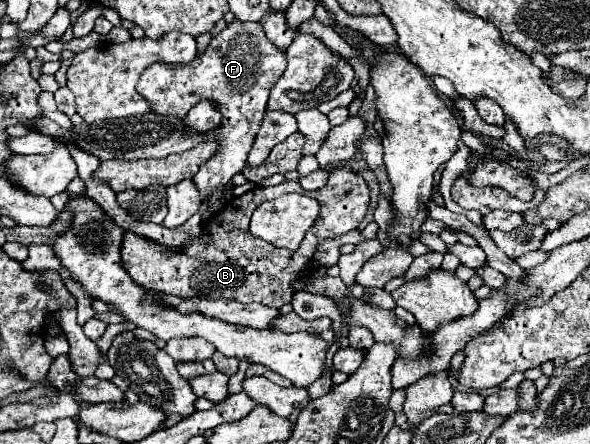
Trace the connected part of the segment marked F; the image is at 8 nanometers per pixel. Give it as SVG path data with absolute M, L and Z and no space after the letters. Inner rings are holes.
M234 19L224 31L212 37L210 45L202 53L196 53L190 65L156 63L142 73L136 89L142 97L146 97L152 113L184 119L186 111L204 99L214 101L216 109L222 113L220 131L216 137L218 153L194 175L194 183L204 199L218 187L228 185L230 179L242 171L264 119L268 93L278 77L282 77L284 69L286 51L274 49L274 45L270 45L262 23L244 23Z

